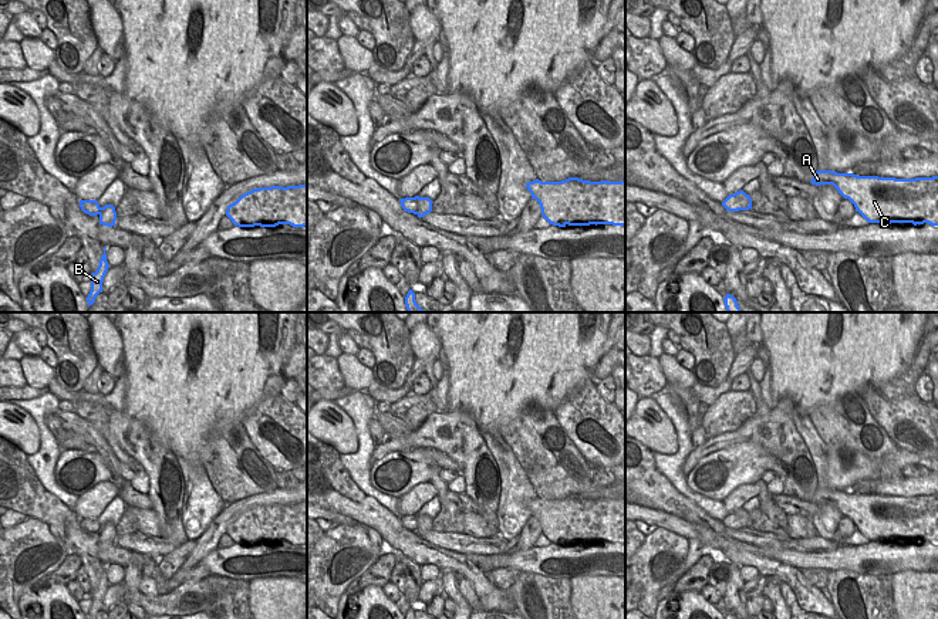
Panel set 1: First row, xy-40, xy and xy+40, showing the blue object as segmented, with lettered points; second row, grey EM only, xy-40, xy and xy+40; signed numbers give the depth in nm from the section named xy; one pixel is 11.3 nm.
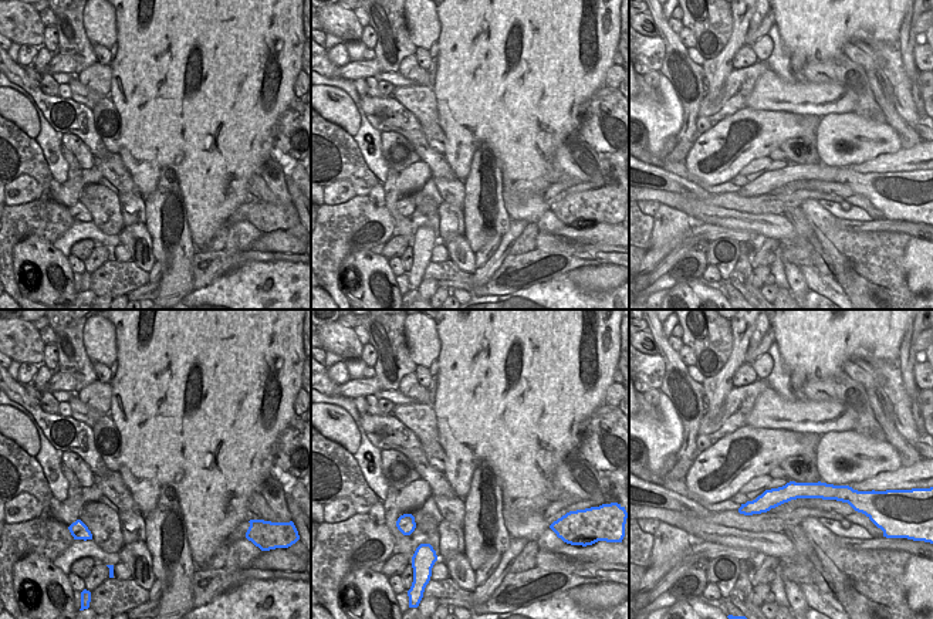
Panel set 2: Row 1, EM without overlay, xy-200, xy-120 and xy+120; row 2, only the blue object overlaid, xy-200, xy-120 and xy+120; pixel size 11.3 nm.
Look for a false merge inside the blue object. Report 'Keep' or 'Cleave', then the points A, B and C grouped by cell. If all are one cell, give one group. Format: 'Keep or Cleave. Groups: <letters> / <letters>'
Cleave. Groups: A C / B

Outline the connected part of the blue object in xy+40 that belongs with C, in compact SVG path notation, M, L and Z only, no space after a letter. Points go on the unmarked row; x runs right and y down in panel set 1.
M817 488L812 503L833 503L868 541L938 544L938 494L895 497Z

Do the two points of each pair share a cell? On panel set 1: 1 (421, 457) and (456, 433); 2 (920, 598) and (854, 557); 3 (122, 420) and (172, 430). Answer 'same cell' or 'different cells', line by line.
1: different cells
2: different cells
3: different cells

